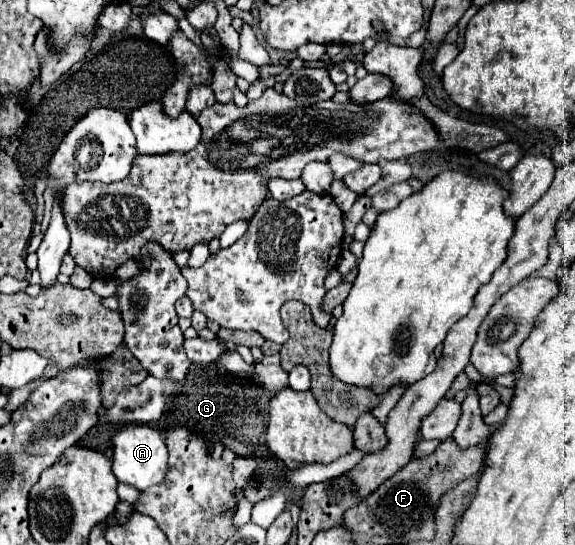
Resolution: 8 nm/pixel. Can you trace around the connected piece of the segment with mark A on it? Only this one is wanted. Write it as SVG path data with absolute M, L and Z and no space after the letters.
M131 425L121 429L113 437L113 473L121 483L133 485L139 491L145 491L151 485L159 485L165 481L167 473L167 445L159 431L145 425Z

